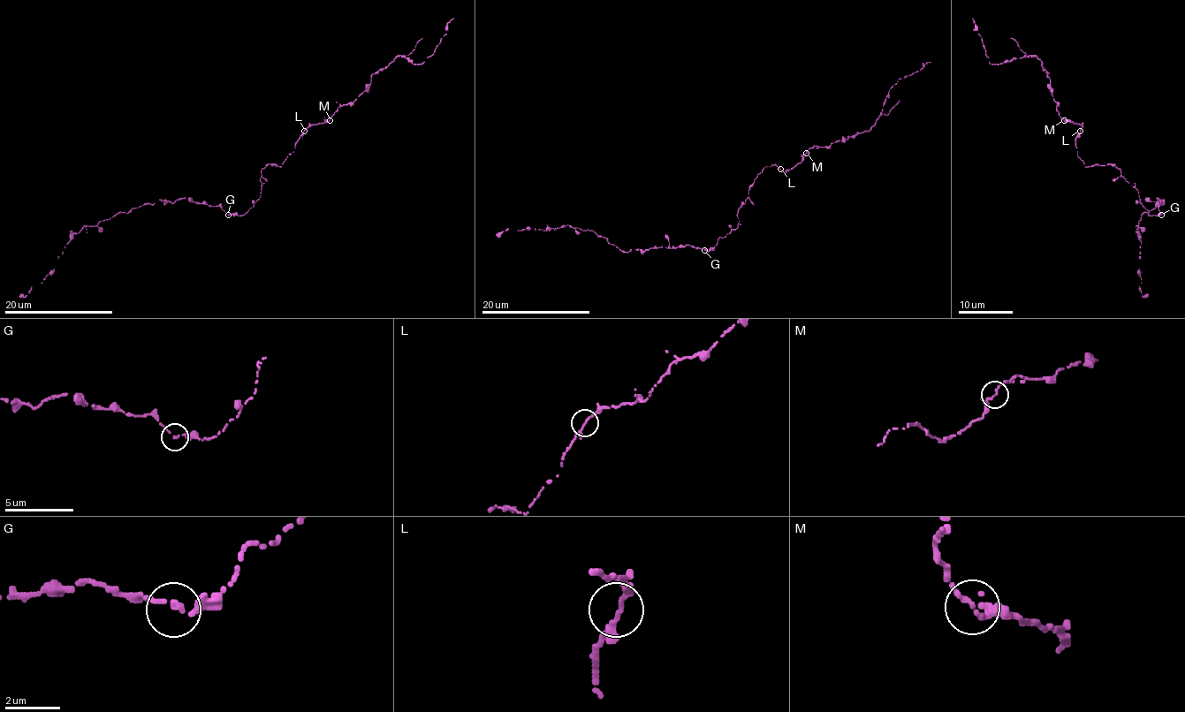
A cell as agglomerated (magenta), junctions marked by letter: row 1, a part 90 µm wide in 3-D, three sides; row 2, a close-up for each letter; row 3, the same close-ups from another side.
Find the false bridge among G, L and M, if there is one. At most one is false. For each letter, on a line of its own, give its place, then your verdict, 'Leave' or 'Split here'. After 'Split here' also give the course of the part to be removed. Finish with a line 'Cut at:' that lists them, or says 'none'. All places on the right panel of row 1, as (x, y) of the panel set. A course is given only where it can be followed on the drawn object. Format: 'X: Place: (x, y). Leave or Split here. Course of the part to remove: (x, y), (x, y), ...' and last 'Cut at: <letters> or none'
G: Place: (1161, 215). Leave
L: Place: (1080, 131). Leave
M: Place: (1064, 120). Leave
Cut at: none

